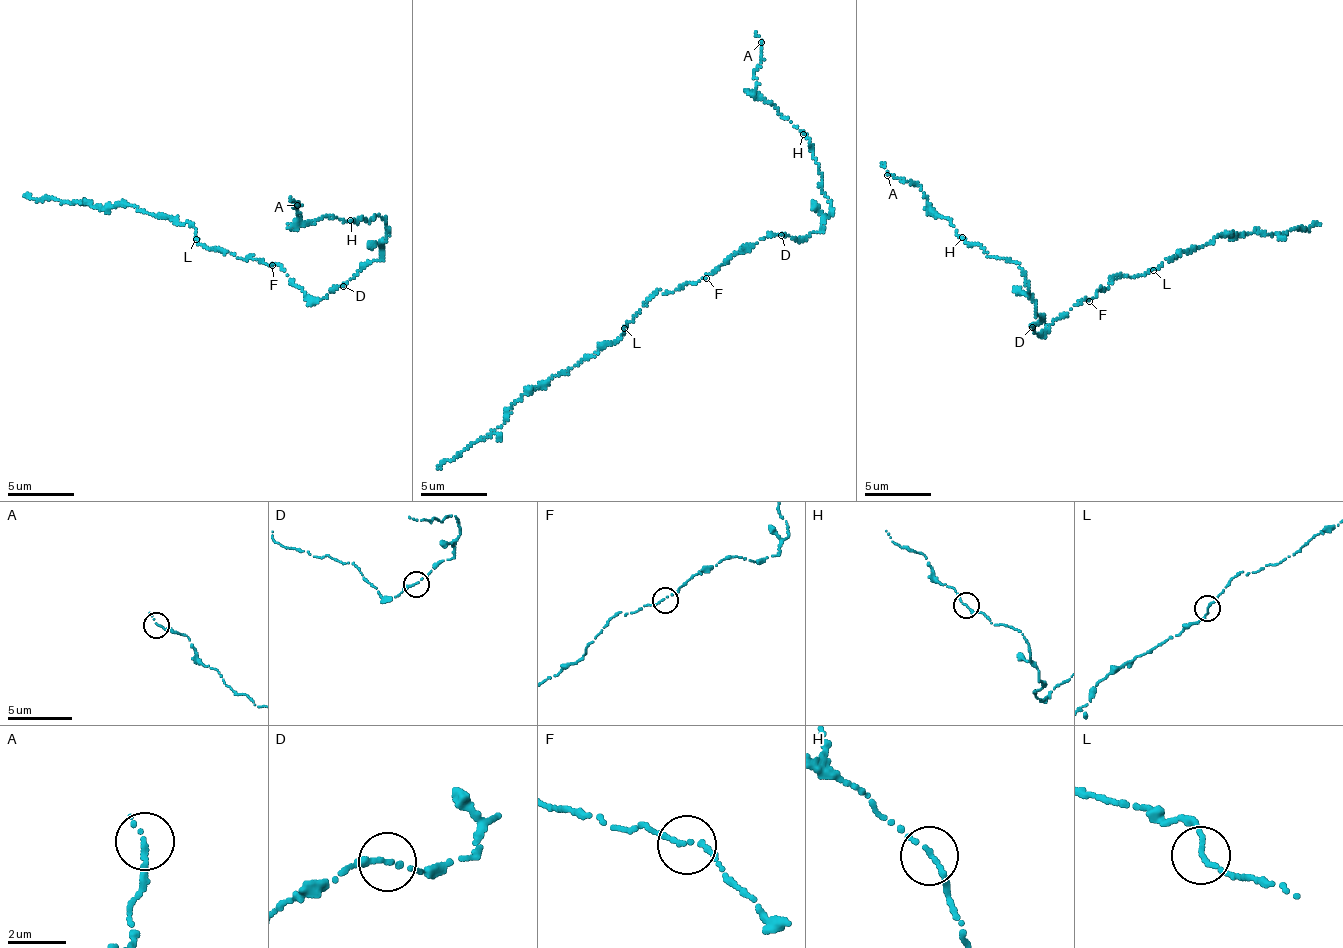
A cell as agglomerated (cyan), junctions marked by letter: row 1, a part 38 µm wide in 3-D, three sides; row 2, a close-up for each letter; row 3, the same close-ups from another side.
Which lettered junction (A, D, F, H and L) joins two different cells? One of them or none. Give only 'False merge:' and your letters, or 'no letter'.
False merge: no letter

